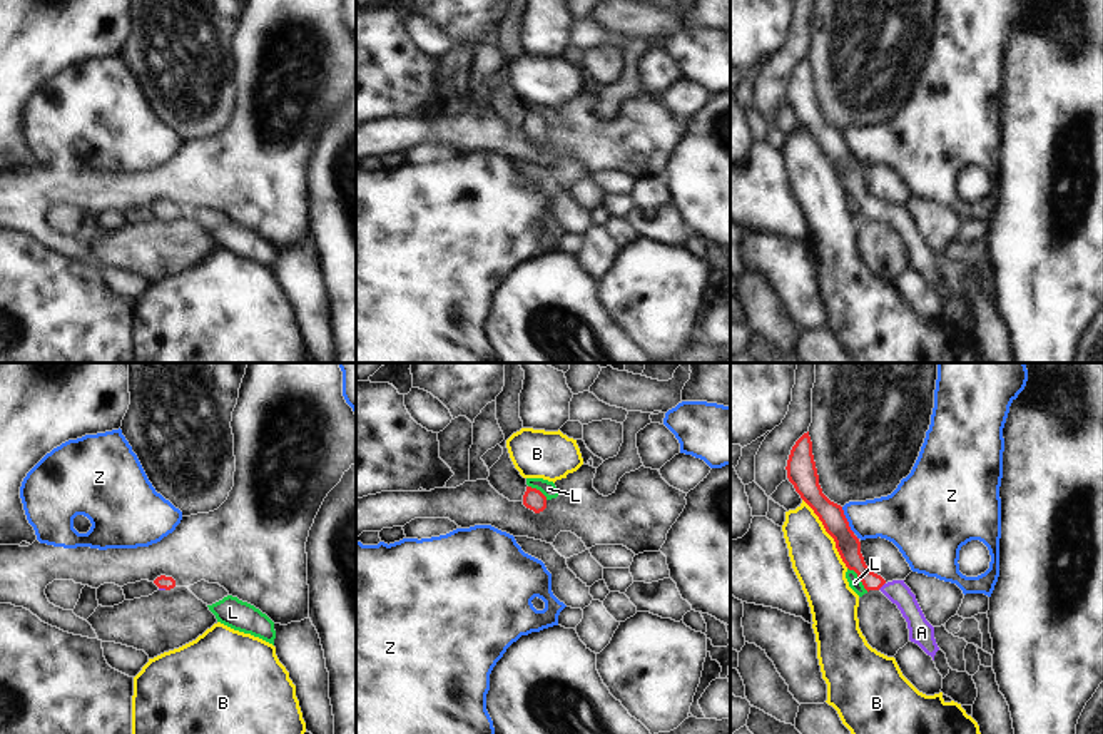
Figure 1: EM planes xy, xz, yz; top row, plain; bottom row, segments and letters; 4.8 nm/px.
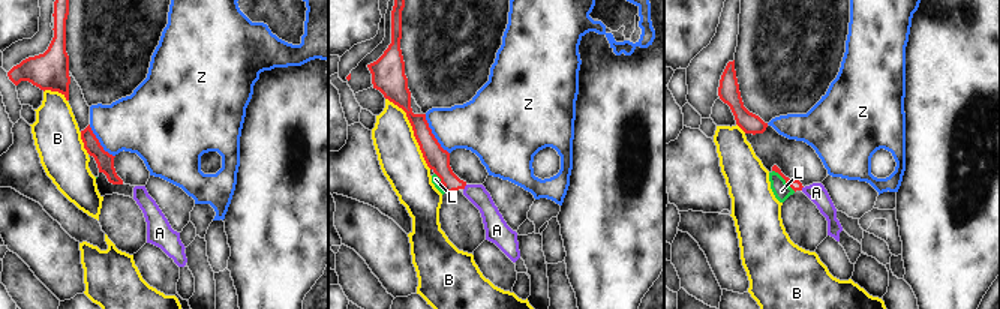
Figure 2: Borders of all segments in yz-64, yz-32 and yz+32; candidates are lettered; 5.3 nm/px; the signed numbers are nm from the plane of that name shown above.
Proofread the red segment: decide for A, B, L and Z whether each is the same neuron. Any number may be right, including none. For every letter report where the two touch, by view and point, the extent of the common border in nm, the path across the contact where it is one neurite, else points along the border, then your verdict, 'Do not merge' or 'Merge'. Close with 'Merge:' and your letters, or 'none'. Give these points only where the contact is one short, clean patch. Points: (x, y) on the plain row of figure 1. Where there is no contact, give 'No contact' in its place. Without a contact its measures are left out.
A: Touches red at yz (881, 211). Shared border 50 nm. Path across: yz (848, 171), (858, 191), (881, 211), (898, 218). Merge
B: Touches red at yz (828, 158). Shared border 400 nm. Do not merge
L: Touches red at yz (859, 203). Shared border 160 nm. Boundary: yz (848, 193), (868, 216). Do not merge
Z: Touches red at yz (846, 146). Shared border 140 nm. Boundary: yz (841, 132), (848, 151), (854, 158). Do not merge
Merge: A

